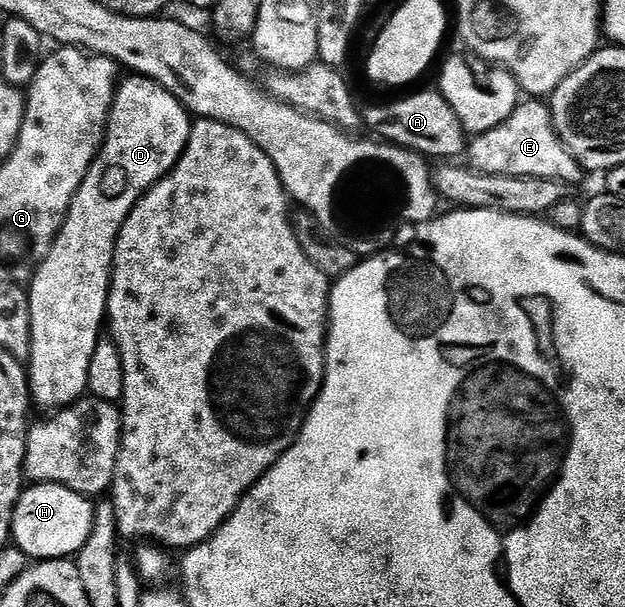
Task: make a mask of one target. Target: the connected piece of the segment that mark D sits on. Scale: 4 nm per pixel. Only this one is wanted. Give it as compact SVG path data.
M130 76L126 83L119 85L114 91L114 102L110 107L110 116L106 123L106 137L98 151L94 155L94 162L90 170L84 176L80 188L74 193L74 199L70 201L70 209L66 212L66 218L62 221L62 229L54 235L54 243L50 246L50 251L46 253L46 258L40 263L34 272L33 278L28 283L28 297L30 299L30 353L28 355L28 381L30 383L30 396L35 407L54 406L53 408L65 408L74 405L87 393L88 384L88 364L92 360L92 352L98 347L100 335L103 333L106 320L106 300L110 295L110 273L114 271L114 245L118 239L118 230L124 224L124 220L129 216L130 210L137 203L139 198L155 186L167 172L176 165L186 147L186 141L190 138L190 128L192 125L191 115L184 109L177 100L172 97L163 86L157 86L150 78L141 76Z

